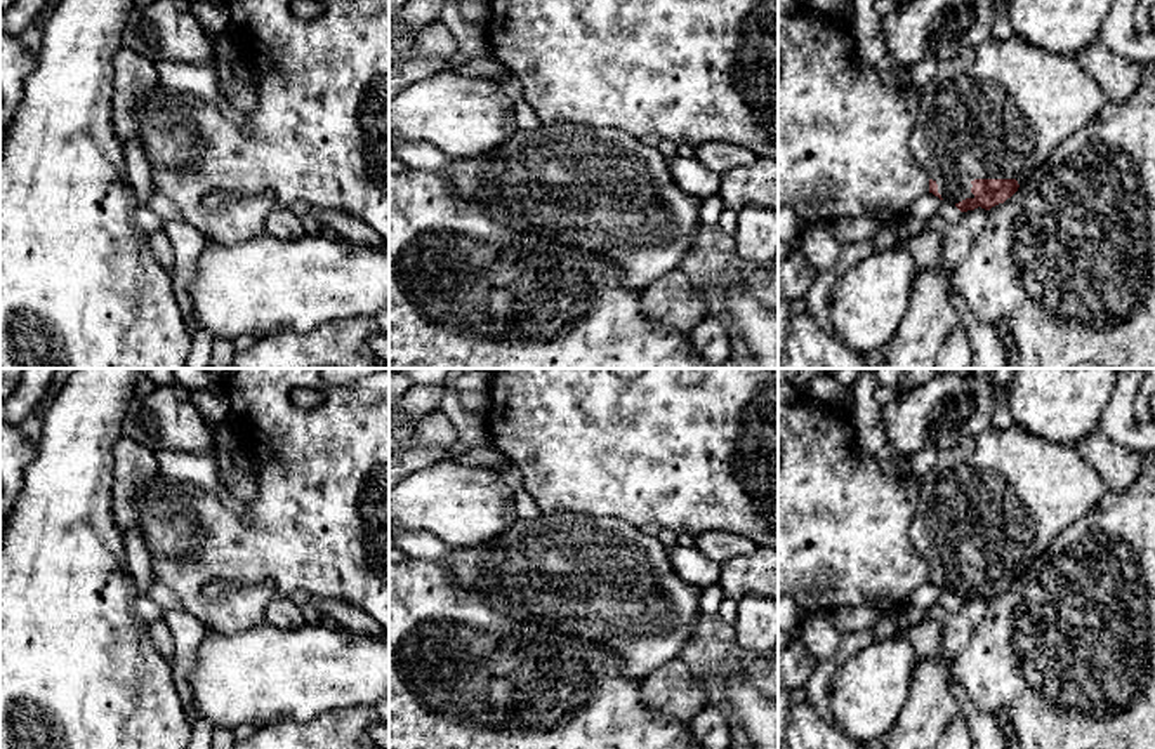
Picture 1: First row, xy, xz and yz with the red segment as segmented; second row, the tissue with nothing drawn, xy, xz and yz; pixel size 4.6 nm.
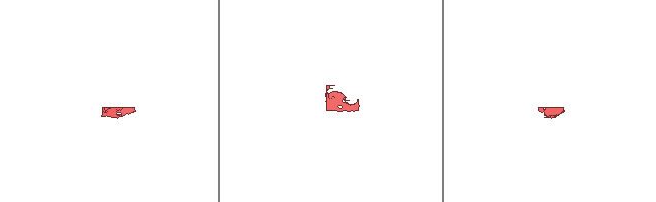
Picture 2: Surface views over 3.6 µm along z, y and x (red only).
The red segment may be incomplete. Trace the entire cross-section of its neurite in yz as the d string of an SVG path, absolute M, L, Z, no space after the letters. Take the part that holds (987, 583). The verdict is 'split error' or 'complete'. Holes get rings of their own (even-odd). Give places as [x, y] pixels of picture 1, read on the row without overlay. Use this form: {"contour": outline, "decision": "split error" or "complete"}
{"contour": "M1016 422L1007 429L990 426L940 450L933 471L921 478L910 540L929 568L929 582L960 601L990 600L1011 587L1106 492L1101 476L1075 447L1037 438Z", "decision": "split error"}

